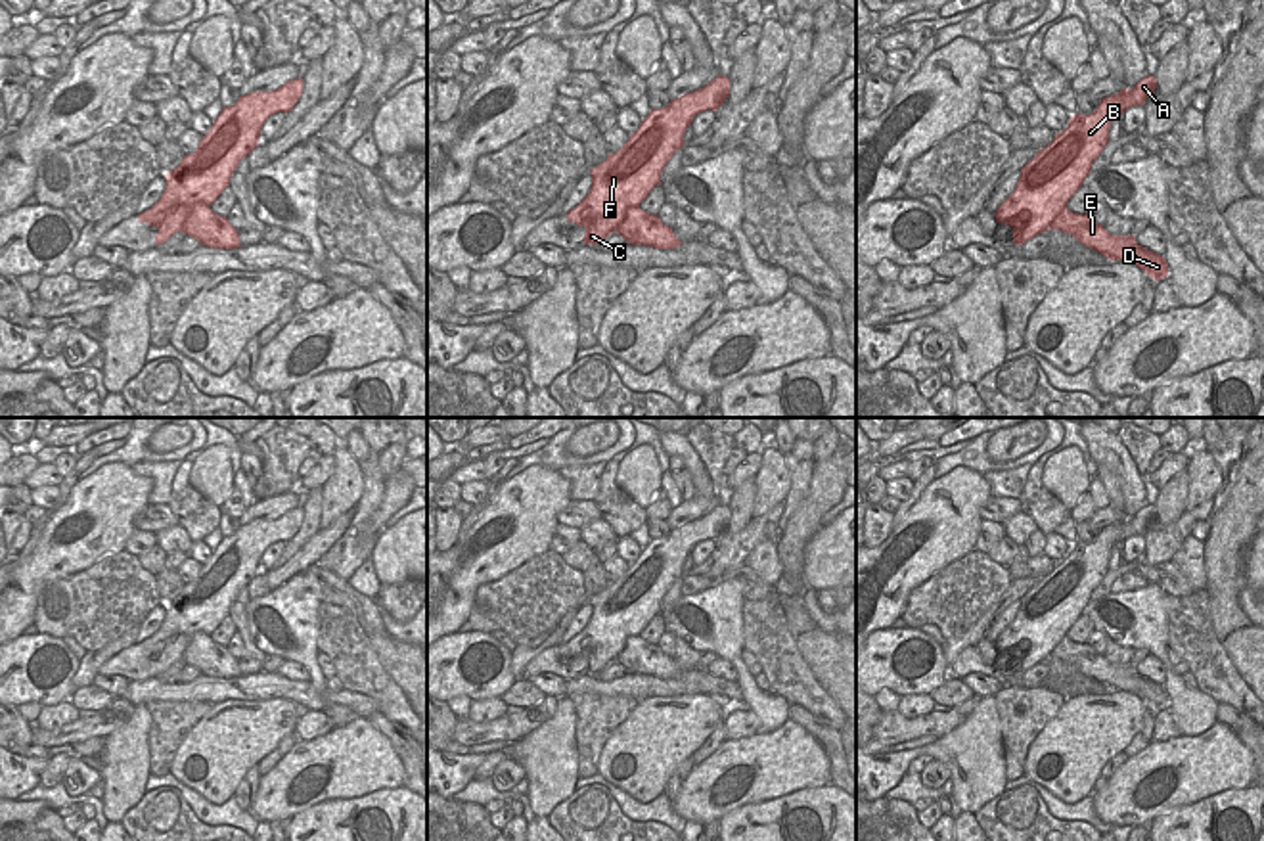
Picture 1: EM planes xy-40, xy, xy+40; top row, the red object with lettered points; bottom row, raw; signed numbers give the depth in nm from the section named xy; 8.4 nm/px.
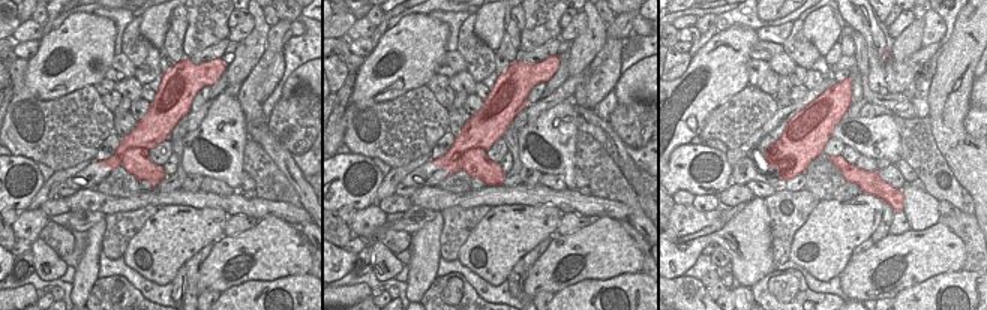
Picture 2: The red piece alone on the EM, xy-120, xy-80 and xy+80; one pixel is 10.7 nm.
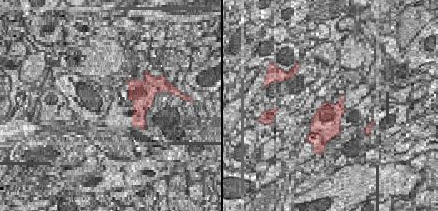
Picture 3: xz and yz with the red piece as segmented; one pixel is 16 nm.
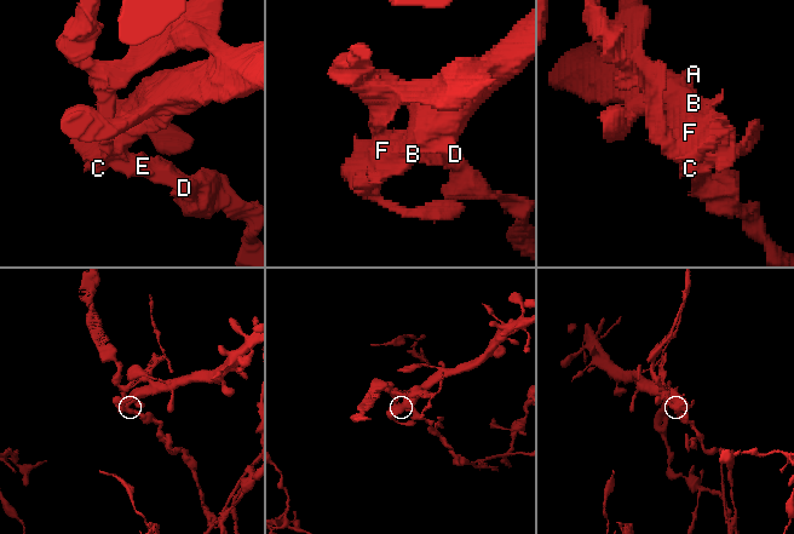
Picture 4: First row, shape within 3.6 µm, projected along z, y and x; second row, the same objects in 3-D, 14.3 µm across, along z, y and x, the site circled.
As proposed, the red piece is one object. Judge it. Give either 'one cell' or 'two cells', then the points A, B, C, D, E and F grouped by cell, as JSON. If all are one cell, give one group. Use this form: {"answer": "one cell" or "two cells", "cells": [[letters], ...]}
{"answer": "two cells", "cells": [["A", "B", "C", "F"], ["D", "E"]]}

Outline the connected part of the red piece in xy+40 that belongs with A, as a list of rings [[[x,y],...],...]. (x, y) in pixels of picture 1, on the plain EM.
[[[1151,504],[1130,519],[1124,515],[1118,523],[1099,529],[1094,542],[1071,546],[1067,557],[1036,580],[1021,598],[1013,623],[994,642],[996,651],[1013,657],[1013,674],[1048,661],[1107,575],[1111,548],[1128,536],[1143,534],[1155,517],[1157,508]]]

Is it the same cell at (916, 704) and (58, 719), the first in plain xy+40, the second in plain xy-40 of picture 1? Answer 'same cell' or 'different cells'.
same cell

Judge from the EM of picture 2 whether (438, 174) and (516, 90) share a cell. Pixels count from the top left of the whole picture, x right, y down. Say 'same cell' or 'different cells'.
same cell

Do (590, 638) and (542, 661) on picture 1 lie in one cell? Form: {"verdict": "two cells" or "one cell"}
{"verdict": "one cell"}

